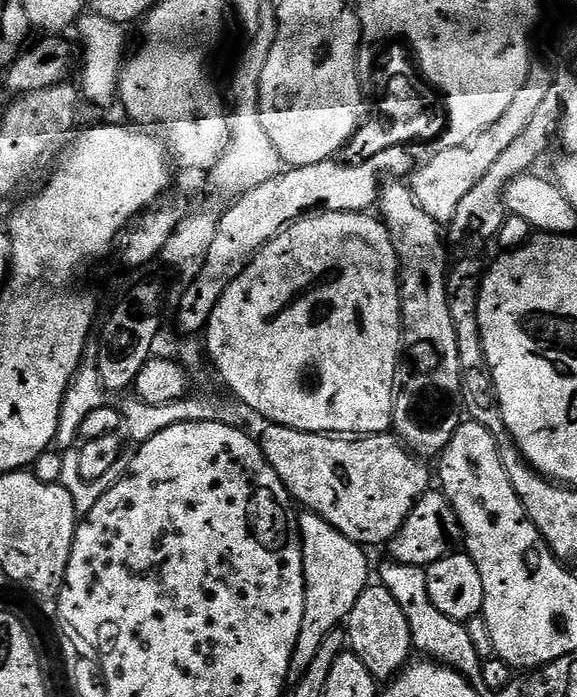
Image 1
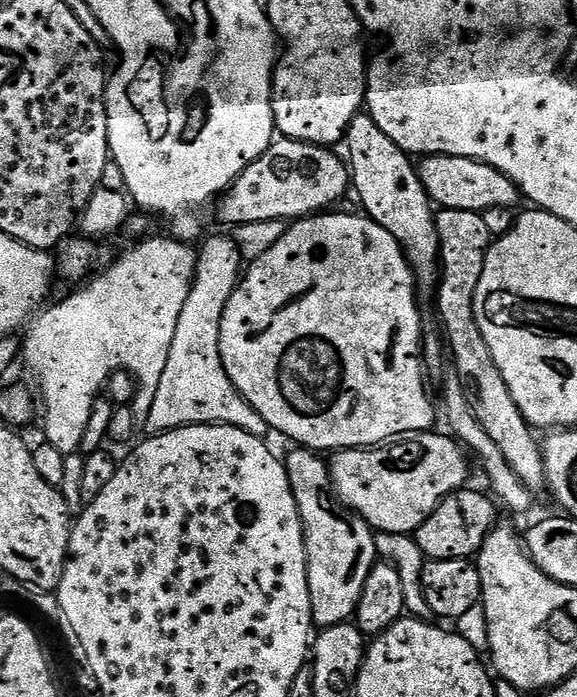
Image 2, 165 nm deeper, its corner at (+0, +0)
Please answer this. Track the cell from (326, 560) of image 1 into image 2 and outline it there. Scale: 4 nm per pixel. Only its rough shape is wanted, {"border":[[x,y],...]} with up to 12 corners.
{"border":[[303,446],[286,467],[304,527],[312,622],[355,617],[378,560],[370,525]]}

